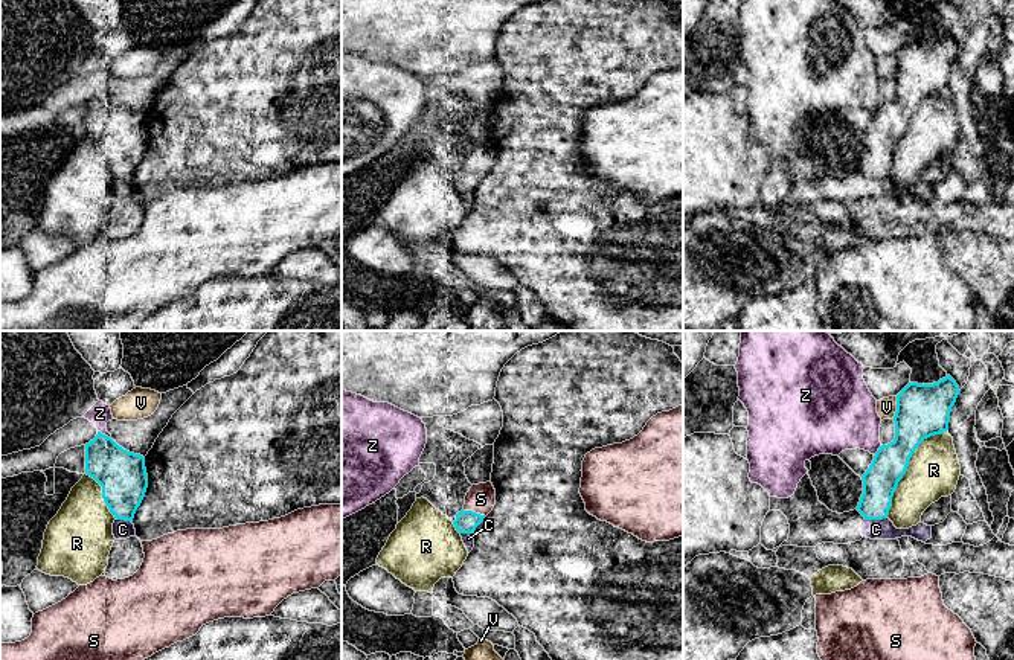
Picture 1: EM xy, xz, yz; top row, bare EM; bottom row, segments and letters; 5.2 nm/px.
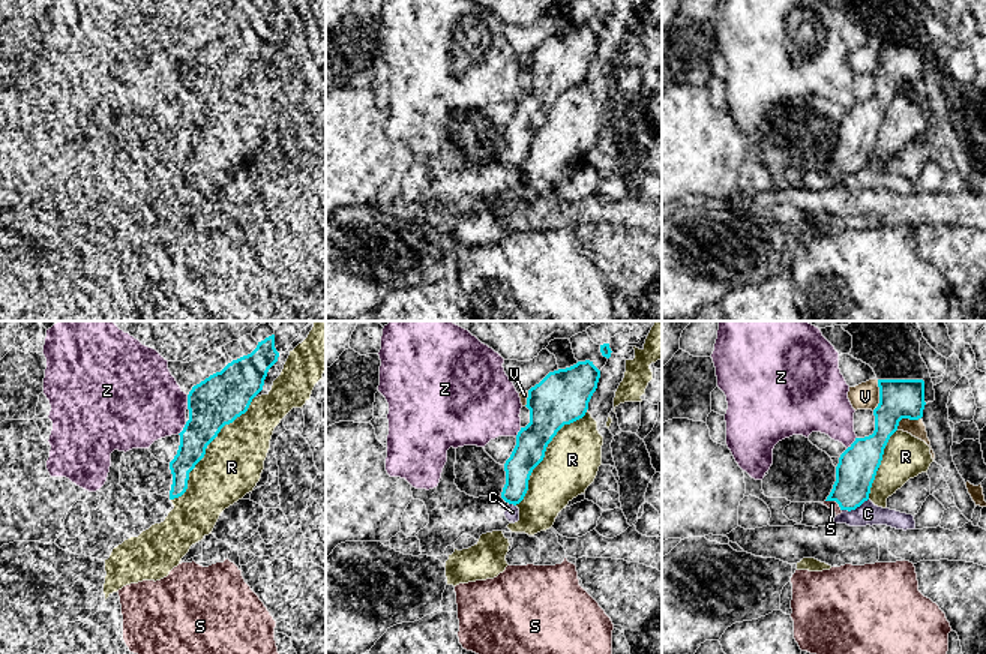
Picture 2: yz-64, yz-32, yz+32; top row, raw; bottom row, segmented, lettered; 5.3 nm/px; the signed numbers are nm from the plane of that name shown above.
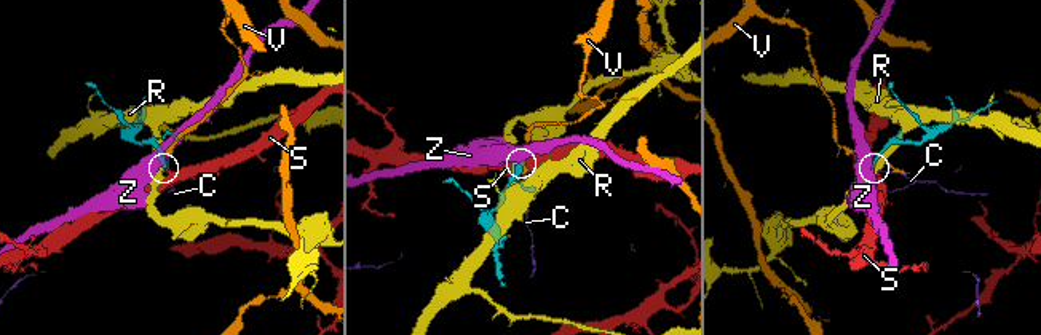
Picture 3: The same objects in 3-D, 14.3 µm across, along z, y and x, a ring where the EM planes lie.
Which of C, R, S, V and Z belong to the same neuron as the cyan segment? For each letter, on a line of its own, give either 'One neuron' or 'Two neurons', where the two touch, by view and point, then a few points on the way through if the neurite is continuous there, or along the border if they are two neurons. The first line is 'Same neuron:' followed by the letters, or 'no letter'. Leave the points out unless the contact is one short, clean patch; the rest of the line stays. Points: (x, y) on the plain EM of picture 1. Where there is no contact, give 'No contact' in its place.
Same neuron: S
C: Two neurons. Touches cyan at yz (874, 177)
R: Two neurons. Touches cyan at yz (906, 127)
S: One neuron. Touches cyan at xz (474, 171). Path across: xz (465, 180), (474, 171), (481, 157)
V: Two neurons. Touches cyan at yz (897, 66)
Z: Two neurons. Touches cyan at xy (104, 93)

